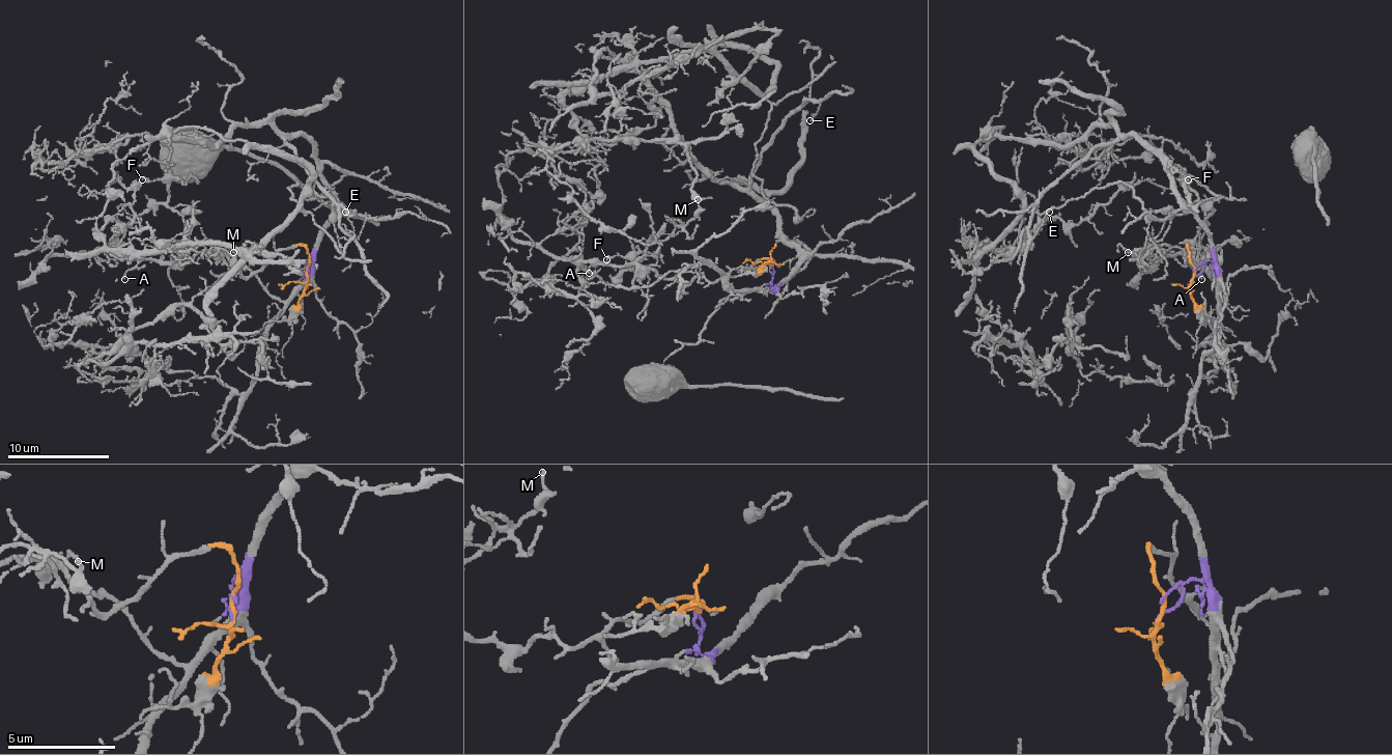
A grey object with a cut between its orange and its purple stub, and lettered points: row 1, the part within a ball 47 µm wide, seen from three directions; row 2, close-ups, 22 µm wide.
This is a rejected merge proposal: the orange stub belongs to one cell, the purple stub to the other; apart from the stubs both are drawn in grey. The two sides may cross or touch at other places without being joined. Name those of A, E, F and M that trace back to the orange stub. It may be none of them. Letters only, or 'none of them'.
A, F, M

